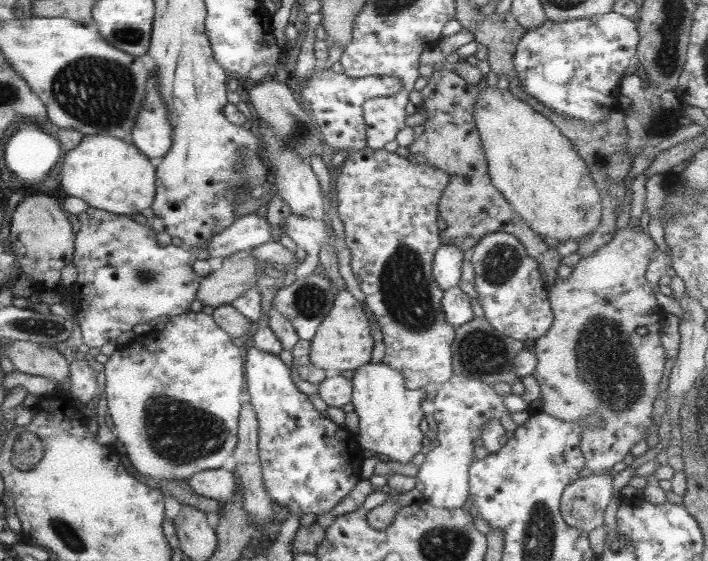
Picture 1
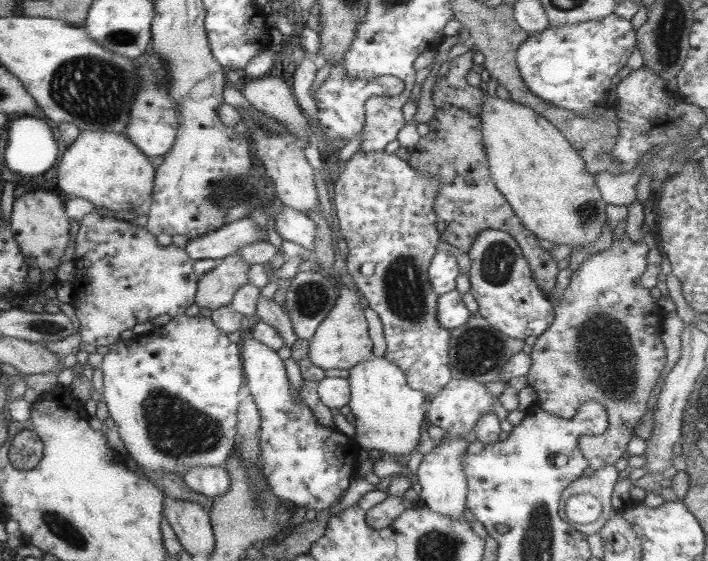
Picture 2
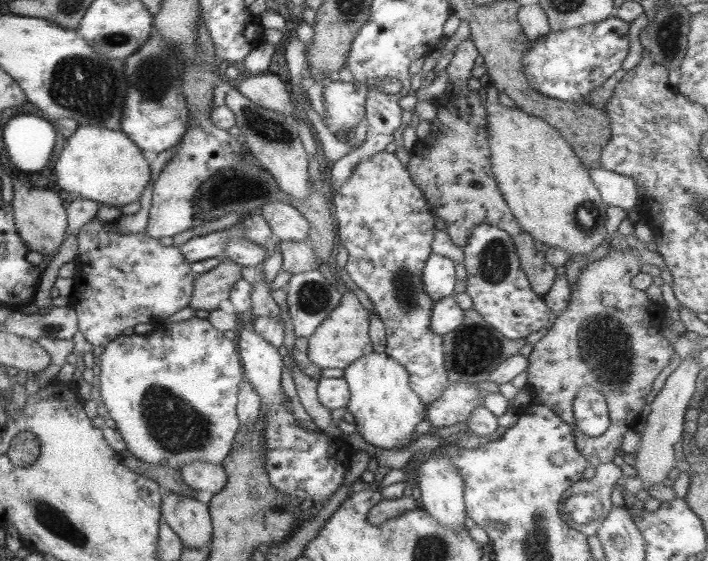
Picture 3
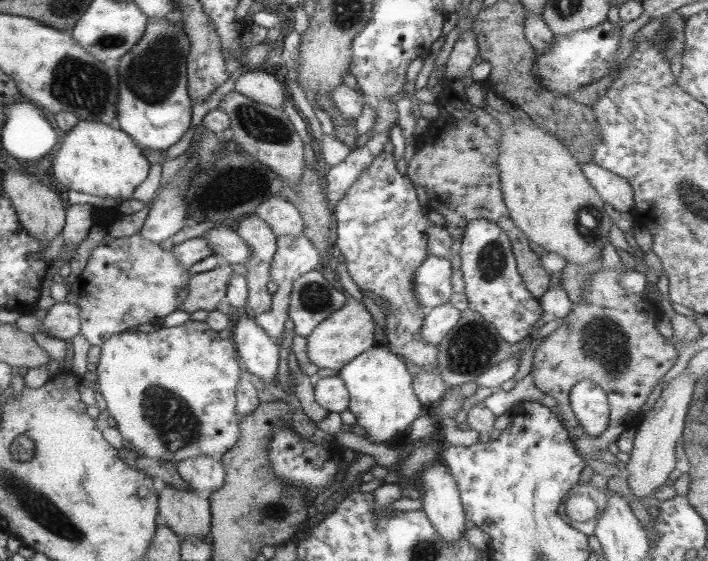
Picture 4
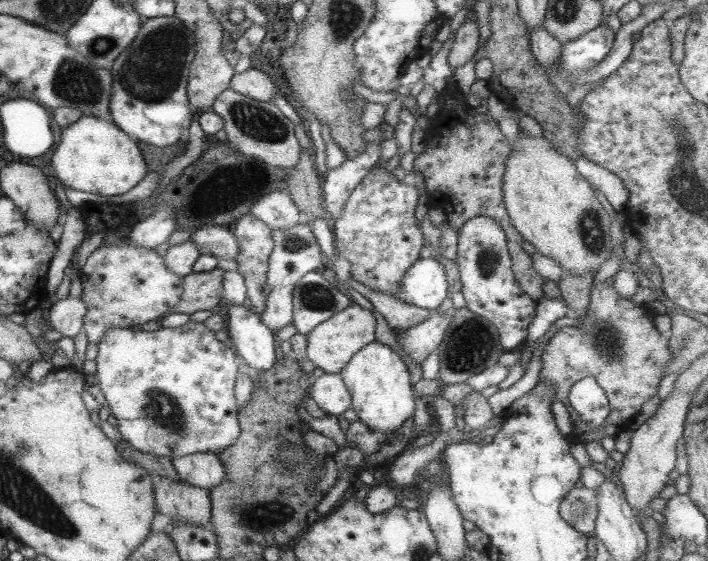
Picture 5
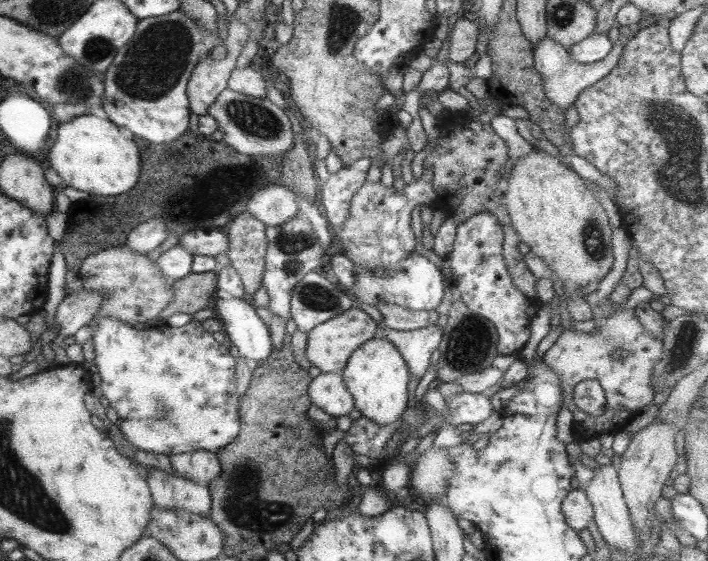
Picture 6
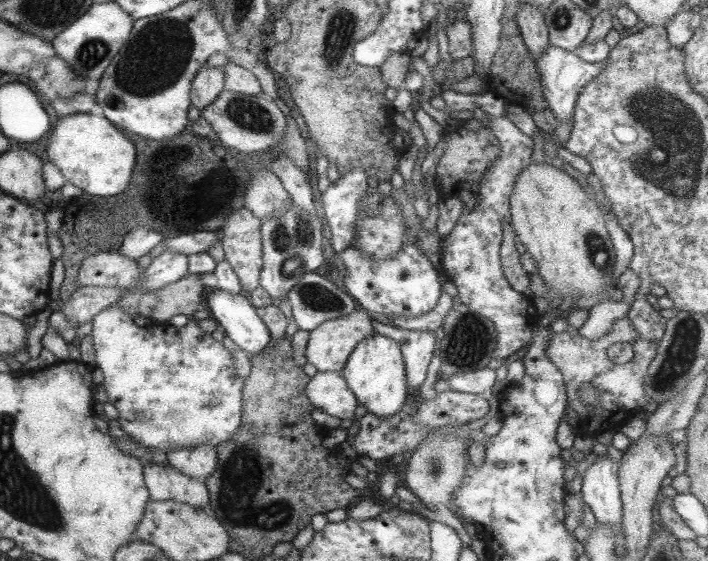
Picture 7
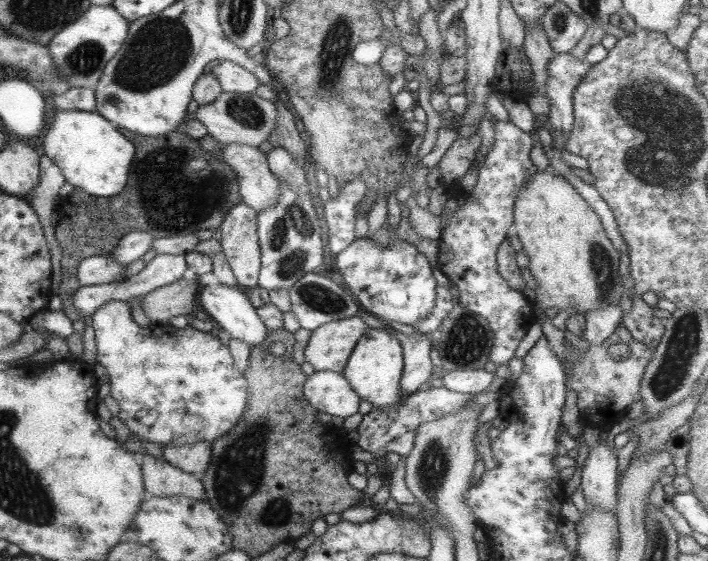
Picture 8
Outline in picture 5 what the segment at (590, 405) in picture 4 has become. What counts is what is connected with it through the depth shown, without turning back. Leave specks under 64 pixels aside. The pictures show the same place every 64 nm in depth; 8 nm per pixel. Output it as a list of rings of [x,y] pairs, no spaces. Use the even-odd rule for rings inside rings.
[[[585,377],[572,384],[568,402],[589,428],[597,428],[608,416],[607,397],[593,377]]]

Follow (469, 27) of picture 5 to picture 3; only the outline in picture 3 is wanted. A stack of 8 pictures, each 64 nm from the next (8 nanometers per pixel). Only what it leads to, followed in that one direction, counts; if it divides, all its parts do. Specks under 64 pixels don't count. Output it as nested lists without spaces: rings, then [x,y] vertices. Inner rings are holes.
[[[470,37],[455,46],[449,64],[444,69],[448,78],[447,87],[437,98],[436,115],[429,121],[428,134],[419,139],[410,151],[406,171],[422,191],[432,214],[444,220],[443,231],[456,246],[462,248],[470,230],[479,223],[487,223],[504,230],[514,243],[519,267],[525,273],[531,291],[542,297],[556,278],[555,266],[547,262],[544,252],[536,251],[531,235],[521,230],[494,179],[483,94],[471,93],[466,85],[477,55],[478,50]]]

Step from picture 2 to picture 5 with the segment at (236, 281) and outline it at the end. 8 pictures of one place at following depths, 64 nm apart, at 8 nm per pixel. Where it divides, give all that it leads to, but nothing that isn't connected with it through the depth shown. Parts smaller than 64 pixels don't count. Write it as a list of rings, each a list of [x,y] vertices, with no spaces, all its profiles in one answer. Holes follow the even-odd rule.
[[[222,269],[210,272],[190,273],[181,279],[181,298],[167,314],[181,313],[191,315],[194,312],[215,311],[221,301]]]

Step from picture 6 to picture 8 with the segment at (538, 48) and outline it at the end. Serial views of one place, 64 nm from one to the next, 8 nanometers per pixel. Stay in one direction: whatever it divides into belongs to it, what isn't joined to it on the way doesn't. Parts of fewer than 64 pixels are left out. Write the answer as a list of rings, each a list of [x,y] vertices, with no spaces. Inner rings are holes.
[[[554,53],[556,55],[545,67],[549,76],[546,84],[546,95],[549,99],[547,127],[552,136],[557,131],[567,139],[572,127],[572,92],[575,86],[579,86],[590,65],[577,60],[570,53]]]

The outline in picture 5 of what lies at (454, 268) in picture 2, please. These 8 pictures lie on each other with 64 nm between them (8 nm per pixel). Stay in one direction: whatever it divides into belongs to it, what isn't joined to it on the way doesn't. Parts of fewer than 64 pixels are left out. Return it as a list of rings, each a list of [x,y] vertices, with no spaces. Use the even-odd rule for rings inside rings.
[[[422,255],[405,270],[396,300],[430,311],[438,308],[448,296],[447,292],[443,266],[431,257]]]

